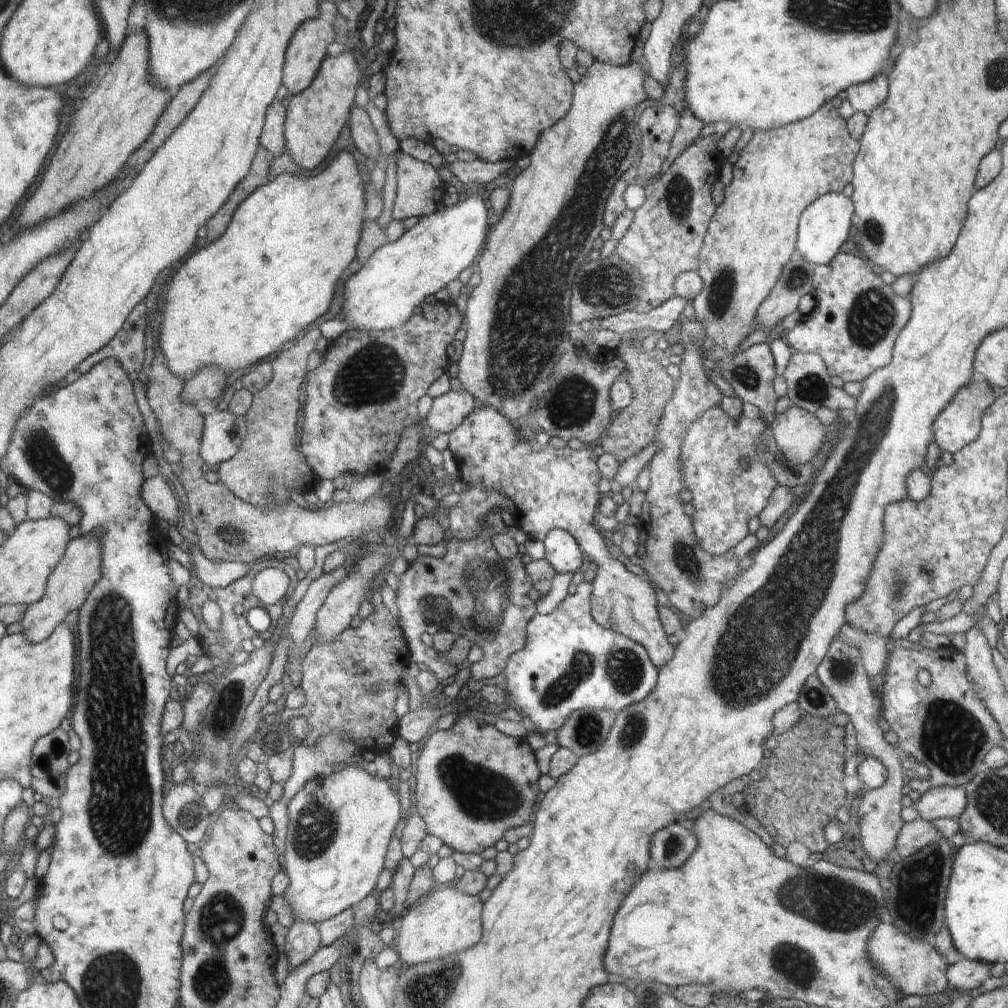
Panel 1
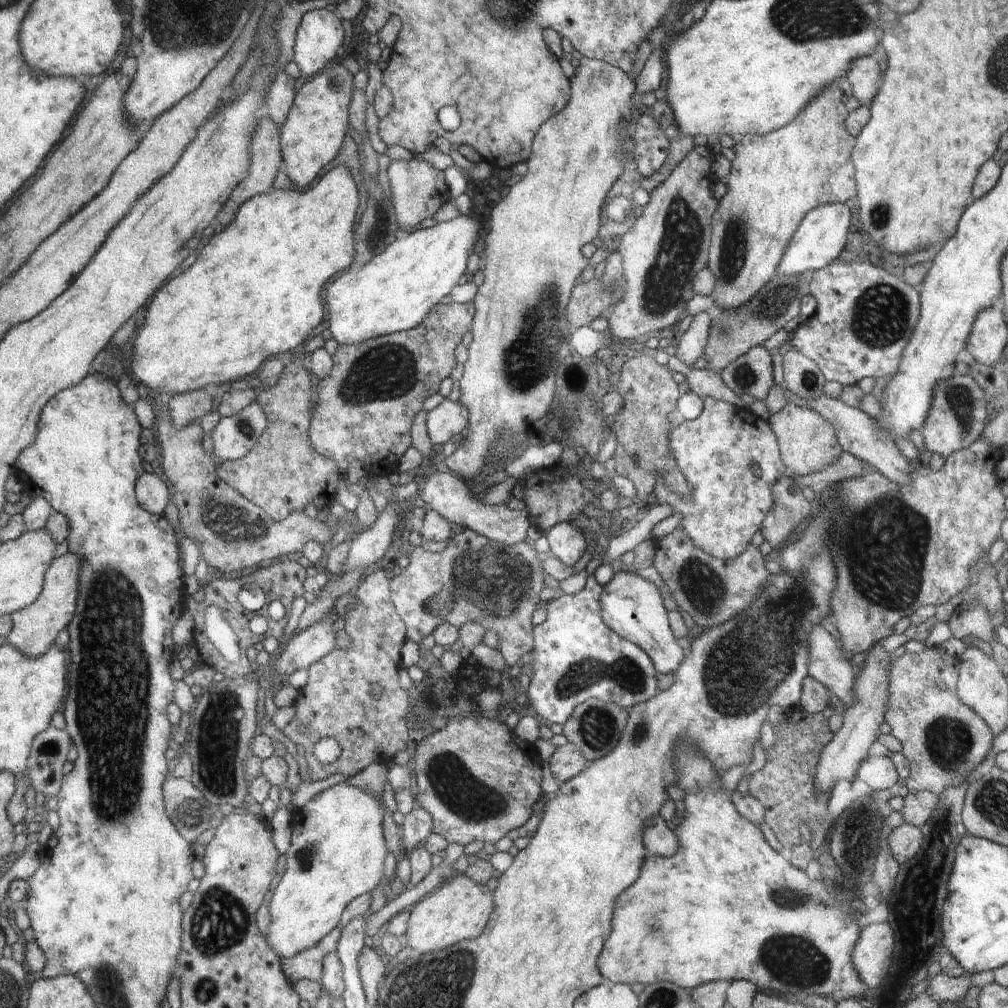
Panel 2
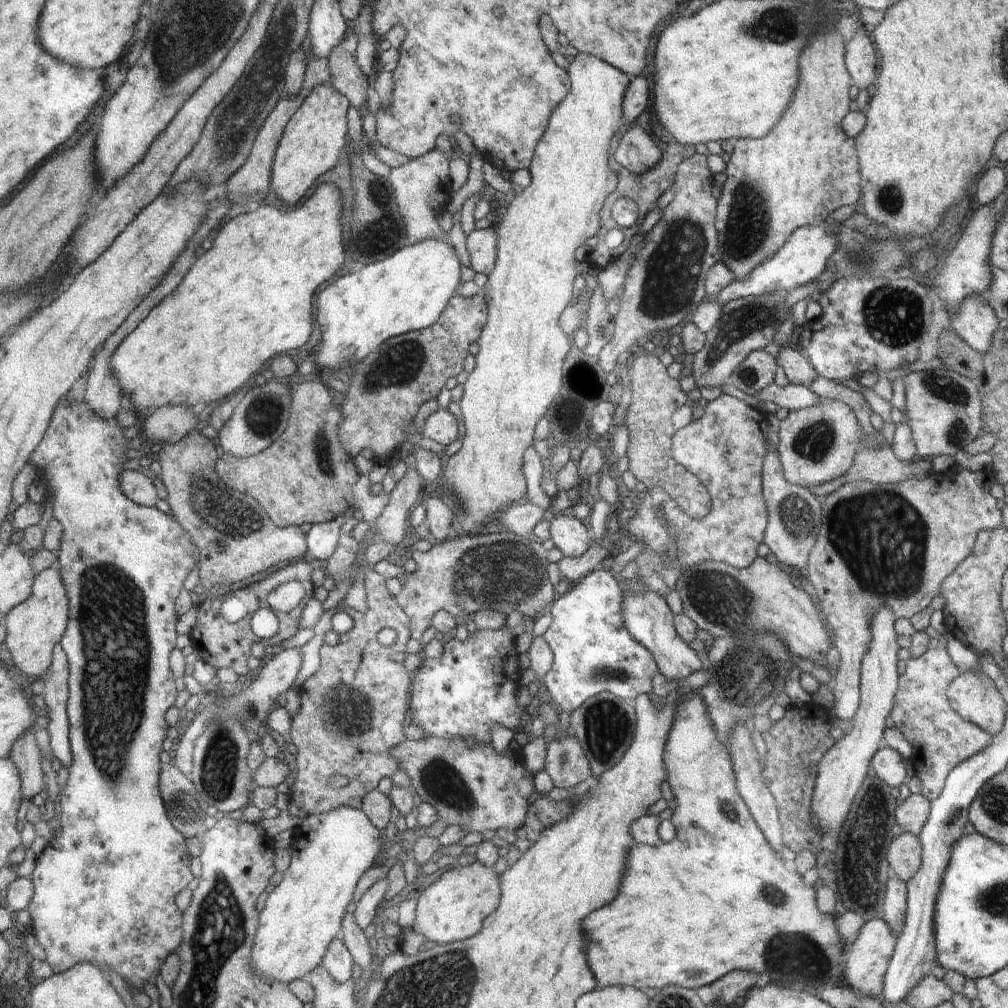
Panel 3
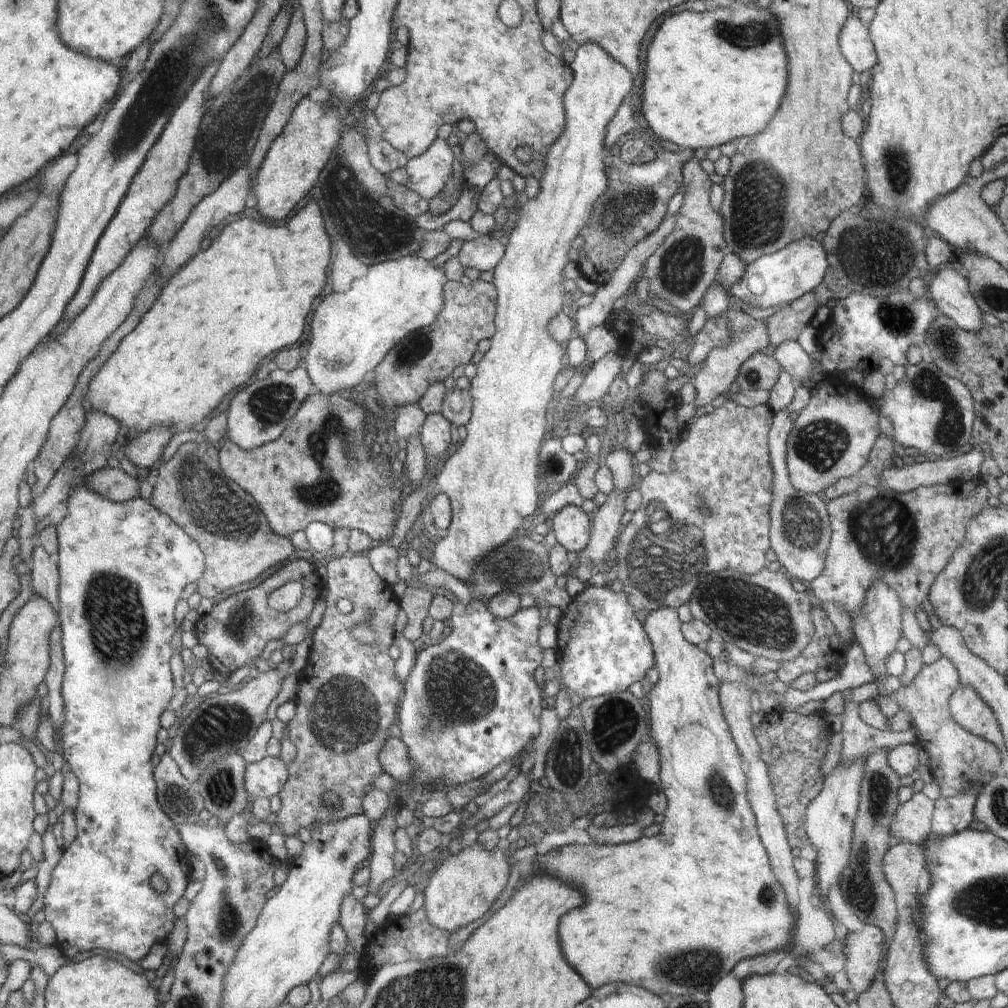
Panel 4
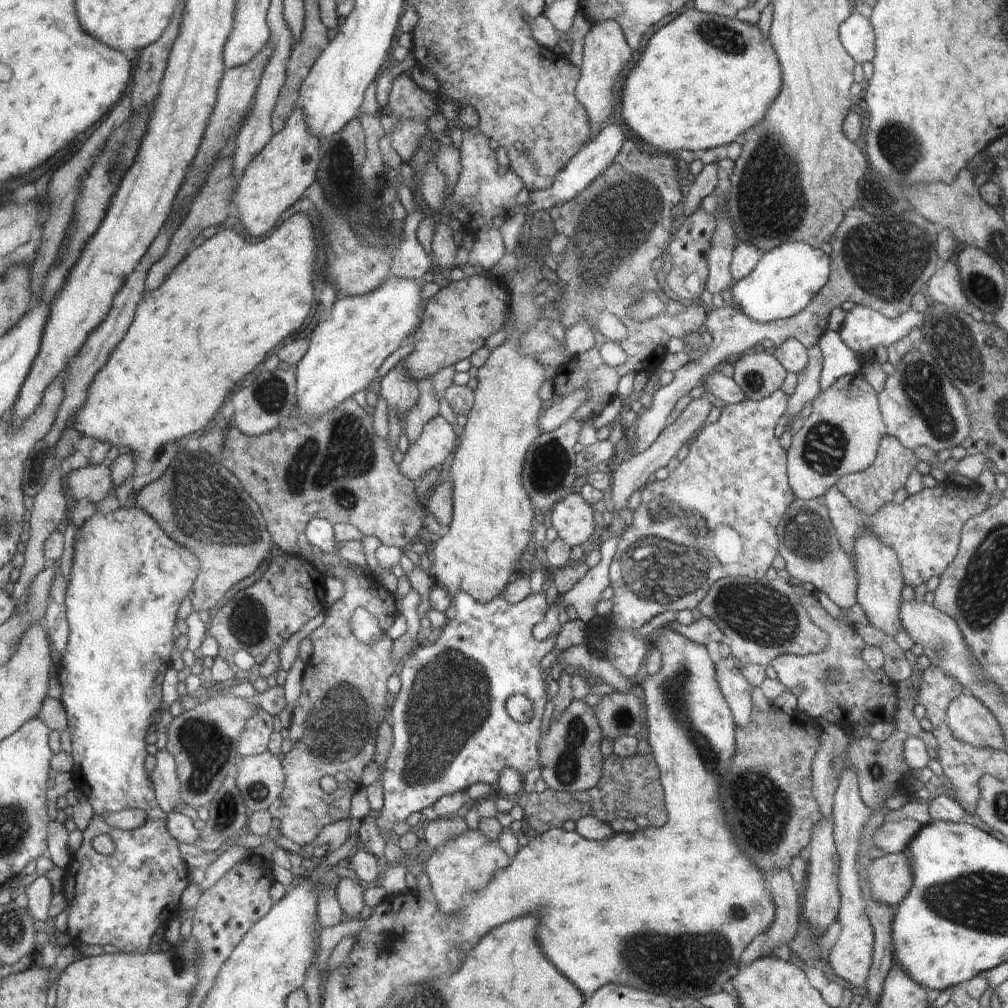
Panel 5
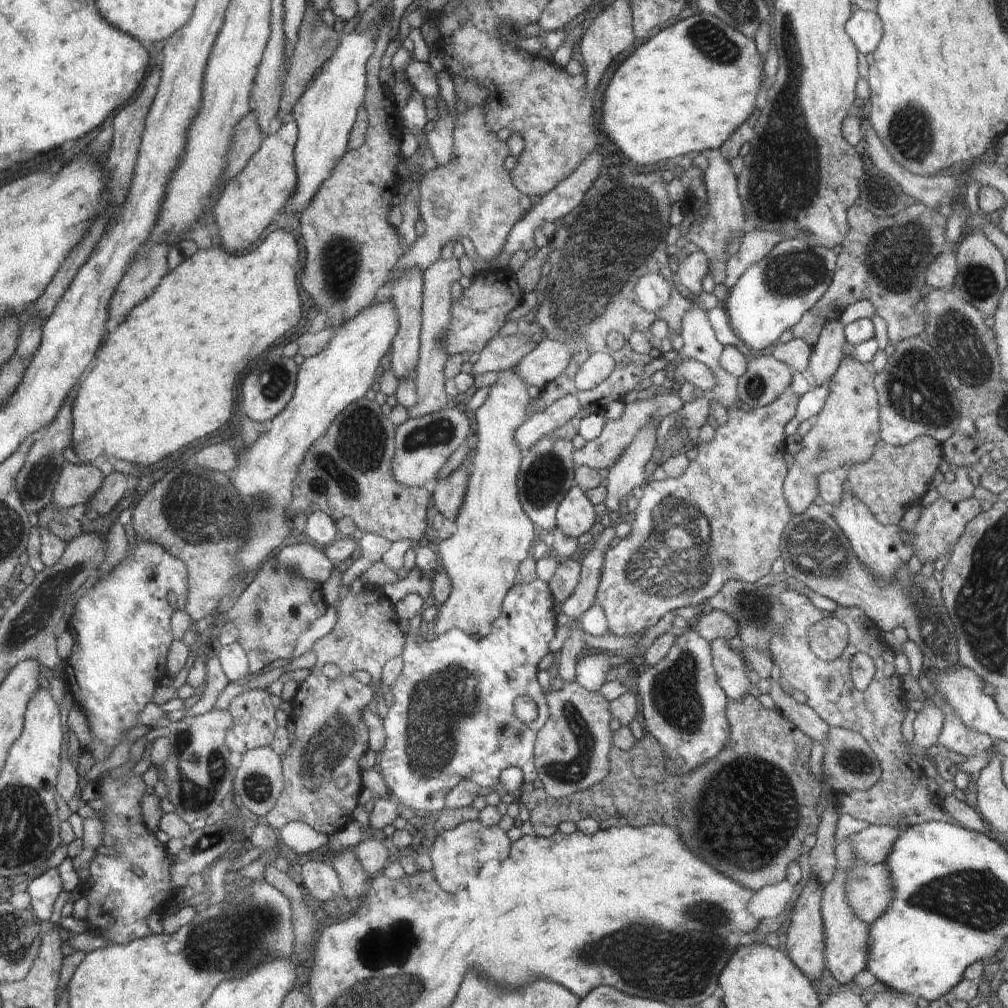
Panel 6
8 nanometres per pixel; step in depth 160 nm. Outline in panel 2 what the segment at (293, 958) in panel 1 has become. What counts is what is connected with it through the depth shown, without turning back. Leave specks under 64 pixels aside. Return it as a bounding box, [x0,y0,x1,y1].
[281,925,343,984]

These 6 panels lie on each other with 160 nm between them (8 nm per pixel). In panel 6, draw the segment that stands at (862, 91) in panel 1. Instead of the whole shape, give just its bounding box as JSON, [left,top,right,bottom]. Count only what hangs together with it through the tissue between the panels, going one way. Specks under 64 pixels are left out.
[844,7,883,56]

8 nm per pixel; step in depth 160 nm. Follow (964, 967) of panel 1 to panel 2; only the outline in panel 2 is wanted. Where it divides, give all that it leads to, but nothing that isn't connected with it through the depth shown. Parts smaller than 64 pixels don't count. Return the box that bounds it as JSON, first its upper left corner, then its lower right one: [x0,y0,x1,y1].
[927,972,971,1003]

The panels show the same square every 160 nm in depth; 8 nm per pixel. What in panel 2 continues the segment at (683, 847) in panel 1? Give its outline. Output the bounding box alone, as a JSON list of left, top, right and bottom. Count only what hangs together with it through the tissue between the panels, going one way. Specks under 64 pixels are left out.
[644,816,679,857]

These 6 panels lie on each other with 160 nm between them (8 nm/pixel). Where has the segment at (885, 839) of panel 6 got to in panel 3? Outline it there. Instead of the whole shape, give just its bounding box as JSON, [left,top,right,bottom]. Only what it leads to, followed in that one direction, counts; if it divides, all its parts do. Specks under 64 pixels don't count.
[895,793,931,836]

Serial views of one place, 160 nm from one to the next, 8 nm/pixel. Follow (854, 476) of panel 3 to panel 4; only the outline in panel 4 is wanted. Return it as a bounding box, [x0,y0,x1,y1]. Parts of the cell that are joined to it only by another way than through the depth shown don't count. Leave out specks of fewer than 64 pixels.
[882,446,987,492]

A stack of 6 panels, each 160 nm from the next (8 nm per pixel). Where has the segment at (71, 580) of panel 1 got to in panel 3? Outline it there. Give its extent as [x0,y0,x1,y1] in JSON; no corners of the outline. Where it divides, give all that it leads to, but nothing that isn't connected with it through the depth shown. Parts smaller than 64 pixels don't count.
[3,566,70,681]

